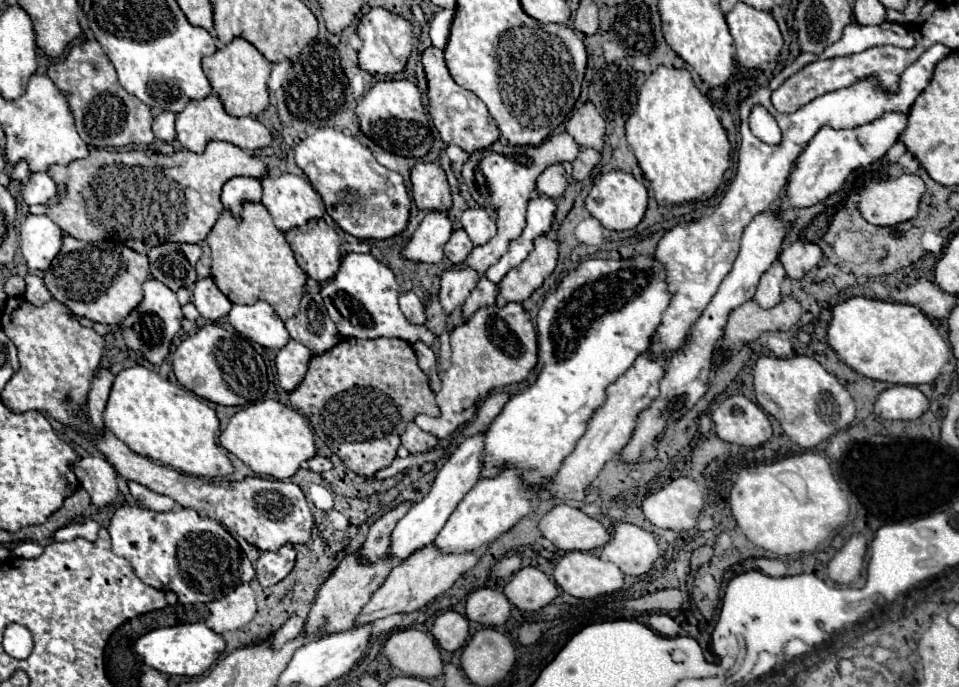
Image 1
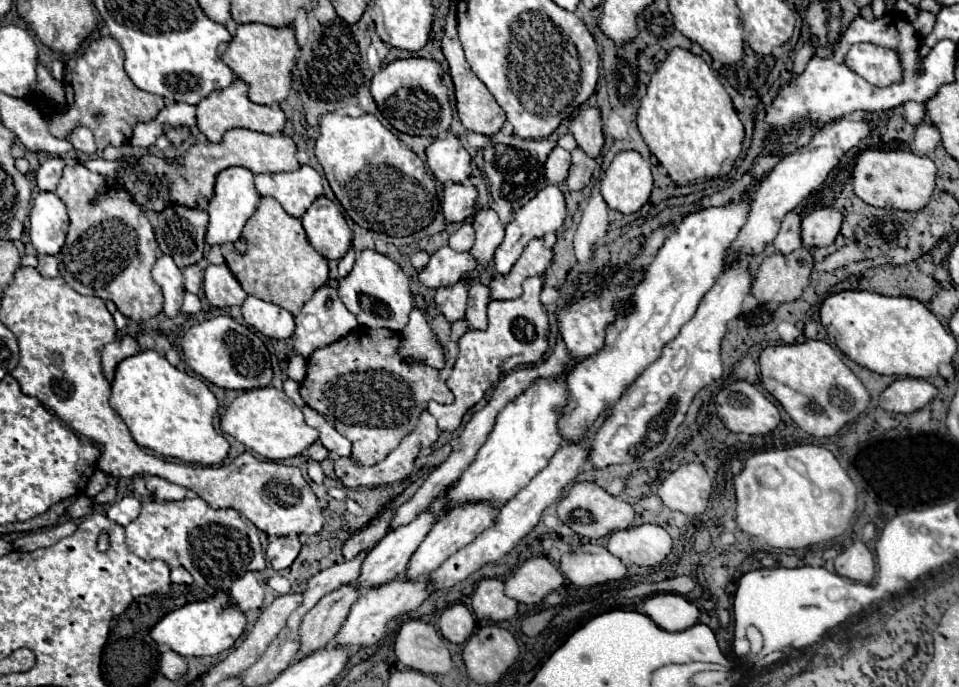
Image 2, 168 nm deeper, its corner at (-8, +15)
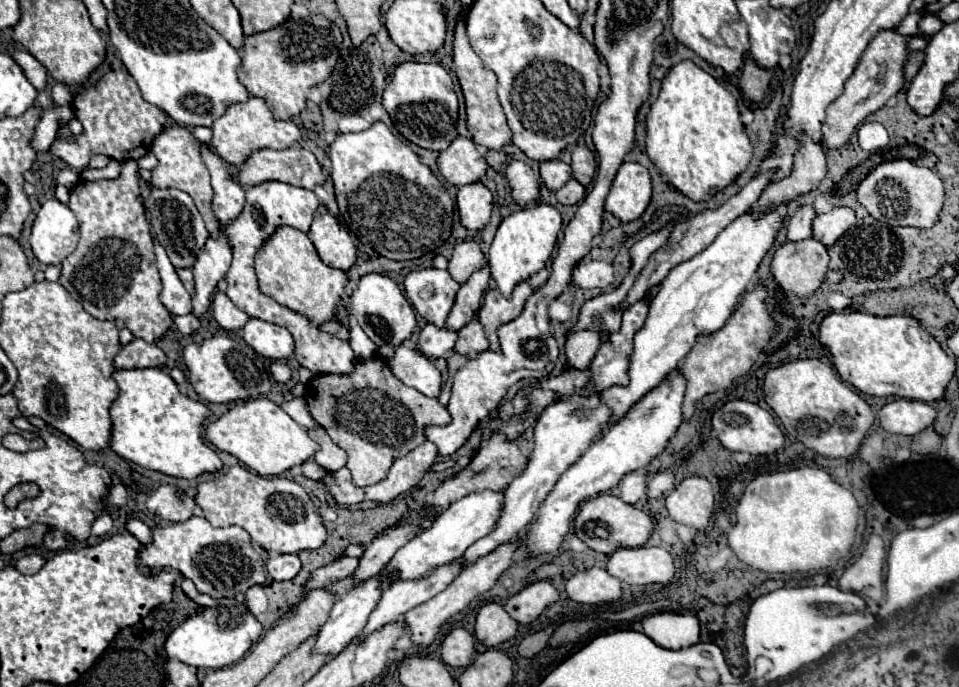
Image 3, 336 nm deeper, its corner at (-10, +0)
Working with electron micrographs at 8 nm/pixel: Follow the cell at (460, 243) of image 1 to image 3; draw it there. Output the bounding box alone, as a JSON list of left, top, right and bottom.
[448,240,488,284]

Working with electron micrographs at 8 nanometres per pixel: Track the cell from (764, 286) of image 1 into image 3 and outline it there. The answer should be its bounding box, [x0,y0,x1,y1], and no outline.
[788,206,816,240]

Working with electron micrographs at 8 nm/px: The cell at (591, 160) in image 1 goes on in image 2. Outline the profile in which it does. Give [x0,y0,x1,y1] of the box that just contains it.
[566,147,596,191]

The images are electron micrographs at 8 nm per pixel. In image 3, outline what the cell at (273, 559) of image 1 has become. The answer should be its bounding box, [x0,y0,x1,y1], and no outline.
[266,554,300,580]

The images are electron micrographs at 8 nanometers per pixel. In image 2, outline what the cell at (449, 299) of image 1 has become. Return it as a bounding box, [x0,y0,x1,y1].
[436,277,472,323]

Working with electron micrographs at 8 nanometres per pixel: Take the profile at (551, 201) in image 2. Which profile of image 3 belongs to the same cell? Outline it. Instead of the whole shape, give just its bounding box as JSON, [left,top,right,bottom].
[488,204,562,298]

